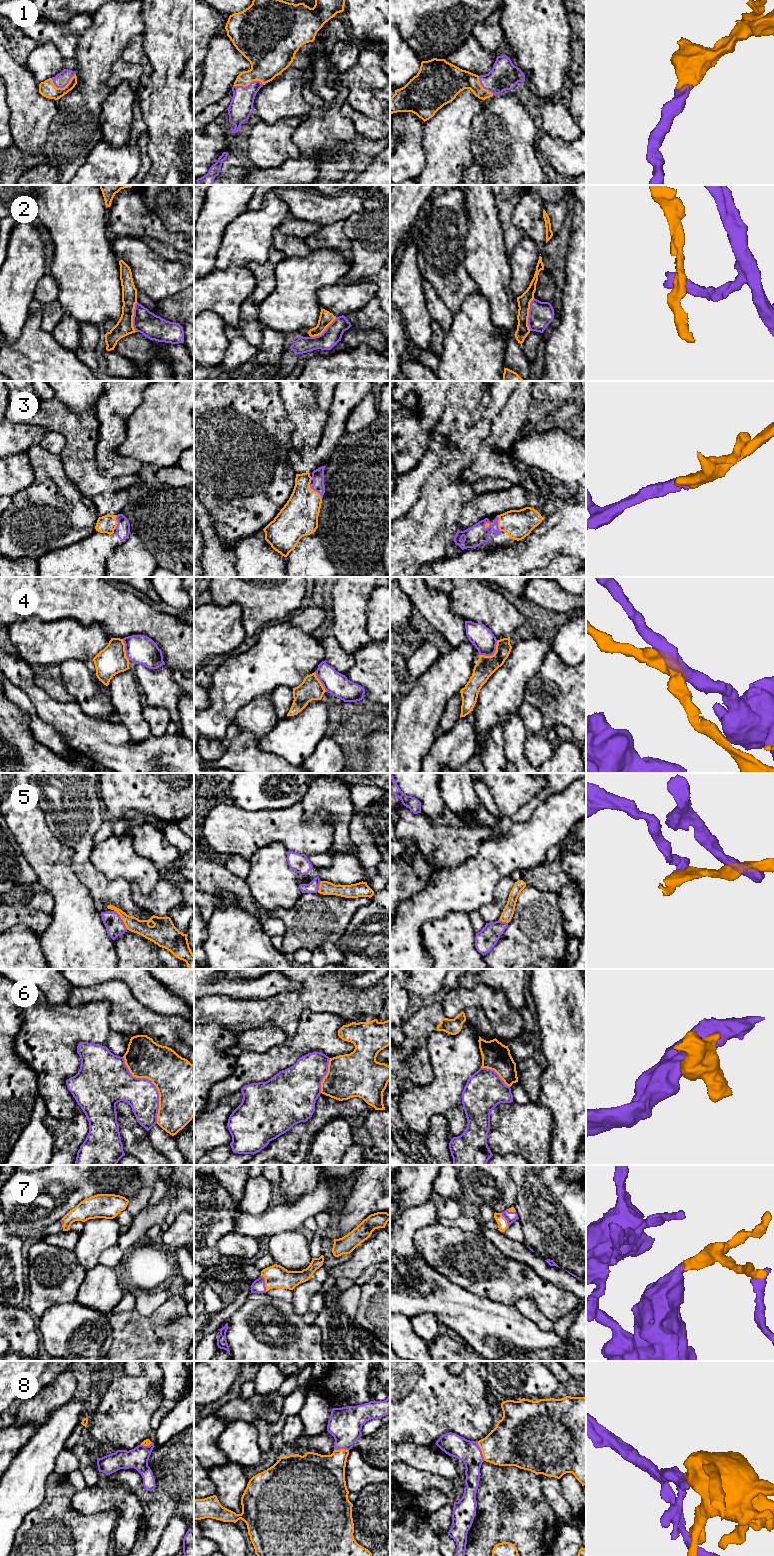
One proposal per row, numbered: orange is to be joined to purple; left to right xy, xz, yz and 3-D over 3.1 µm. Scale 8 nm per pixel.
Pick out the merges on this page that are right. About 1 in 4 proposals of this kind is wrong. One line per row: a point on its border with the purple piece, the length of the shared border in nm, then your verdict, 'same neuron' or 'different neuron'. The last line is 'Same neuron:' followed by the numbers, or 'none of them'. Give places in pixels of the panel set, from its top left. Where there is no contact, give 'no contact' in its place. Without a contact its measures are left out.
1: xz (248, 85) | 240 nm | same neuron
2: yz (529, 314) | 260 nm | different neuron
3: yz (497, 523) | 140 nm | same neuron
4: yz (493, 653) | 200 nm | different neuron
5: xy (122, 920) | 200 nm | different neuron
6: xy (152, 1083) | 600 nm | different neuron
7: xz (264, 1283) | 140 nm | same neuron
8: yz (481, 1451) | 170 nm | same neuron
Same neuron: 1, 3, 7, 8

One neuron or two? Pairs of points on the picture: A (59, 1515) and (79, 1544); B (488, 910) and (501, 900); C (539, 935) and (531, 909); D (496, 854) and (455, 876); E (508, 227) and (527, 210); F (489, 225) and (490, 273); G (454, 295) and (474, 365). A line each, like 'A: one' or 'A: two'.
A: one
B: one
C: one
D: one
E: two
F: one
G: two

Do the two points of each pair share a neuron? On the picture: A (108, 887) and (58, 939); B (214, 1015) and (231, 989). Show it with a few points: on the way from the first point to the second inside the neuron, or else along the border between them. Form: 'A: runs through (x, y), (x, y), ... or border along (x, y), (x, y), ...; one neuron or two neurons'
A: border along (81, 881), (95, 900); two neurons
B: border along (204, 995), (227, 995), (233, 998), (249, 1000); two neurons

